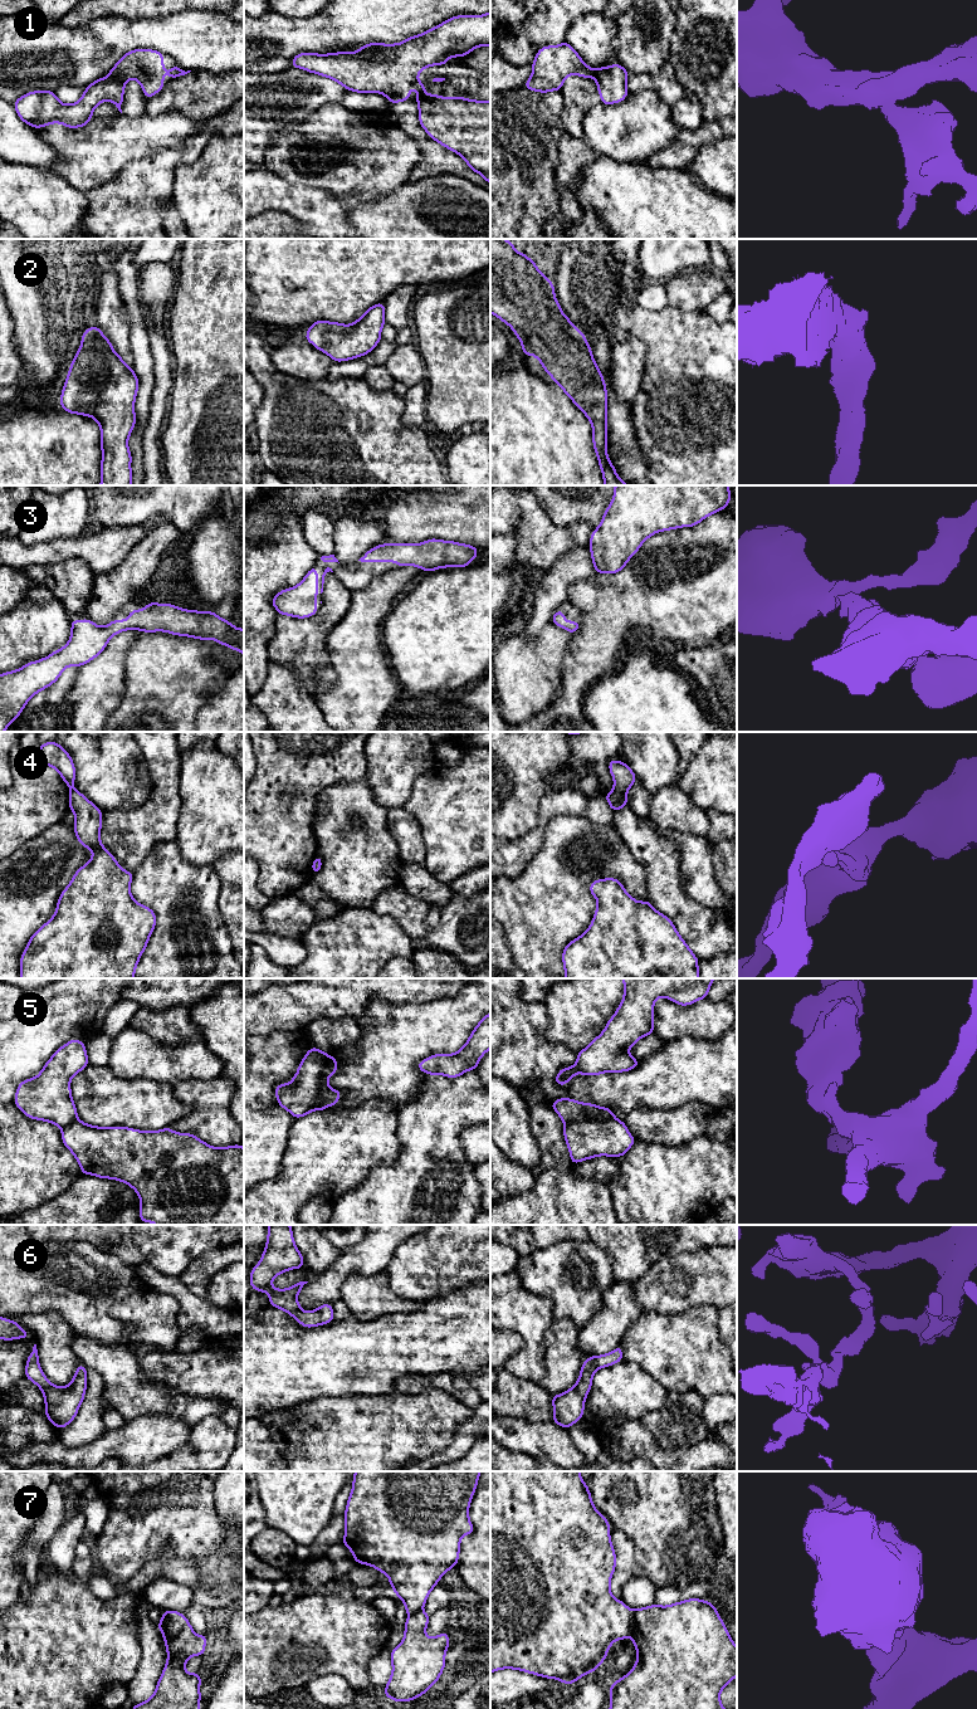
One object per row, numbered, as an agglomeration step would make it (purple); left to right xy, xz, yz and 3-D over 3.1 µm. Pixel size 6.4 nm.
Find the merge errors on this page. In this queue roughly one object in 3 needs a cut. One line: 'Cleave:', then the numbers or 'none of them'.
Cleave: 1, 4, 5, 7

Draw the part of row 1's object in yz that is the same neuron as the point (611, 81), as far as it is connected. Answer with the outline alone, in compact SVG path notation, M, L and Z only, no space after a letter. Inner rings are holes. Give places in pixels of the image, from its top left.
M619 63L592 70L590 78L596 79L601 104L620 103L626 98L629 94L626 88L627 77L629 72Z

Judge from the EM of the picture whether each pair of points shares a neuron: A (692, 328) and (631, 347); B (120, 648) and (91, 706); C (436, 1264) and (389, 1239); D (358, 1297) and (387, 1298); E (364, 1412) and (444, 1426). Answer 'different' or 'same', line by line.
A: different
B: same
C: different
D: same
E: same

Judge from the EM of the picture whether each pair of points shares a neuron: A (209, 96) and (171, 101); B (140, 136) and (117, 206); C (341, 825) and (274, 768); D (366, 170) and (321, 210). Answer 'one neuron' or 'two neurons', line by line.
A: one neuron
B: two neurons
C: two neurons
D: two neurons

